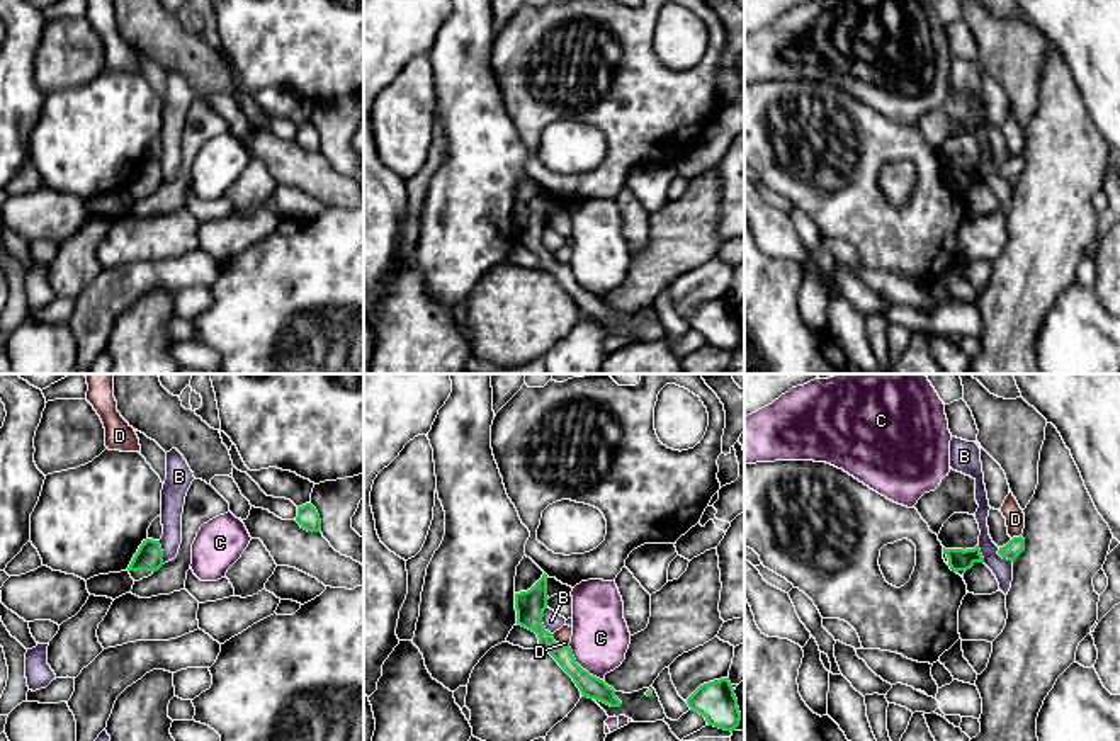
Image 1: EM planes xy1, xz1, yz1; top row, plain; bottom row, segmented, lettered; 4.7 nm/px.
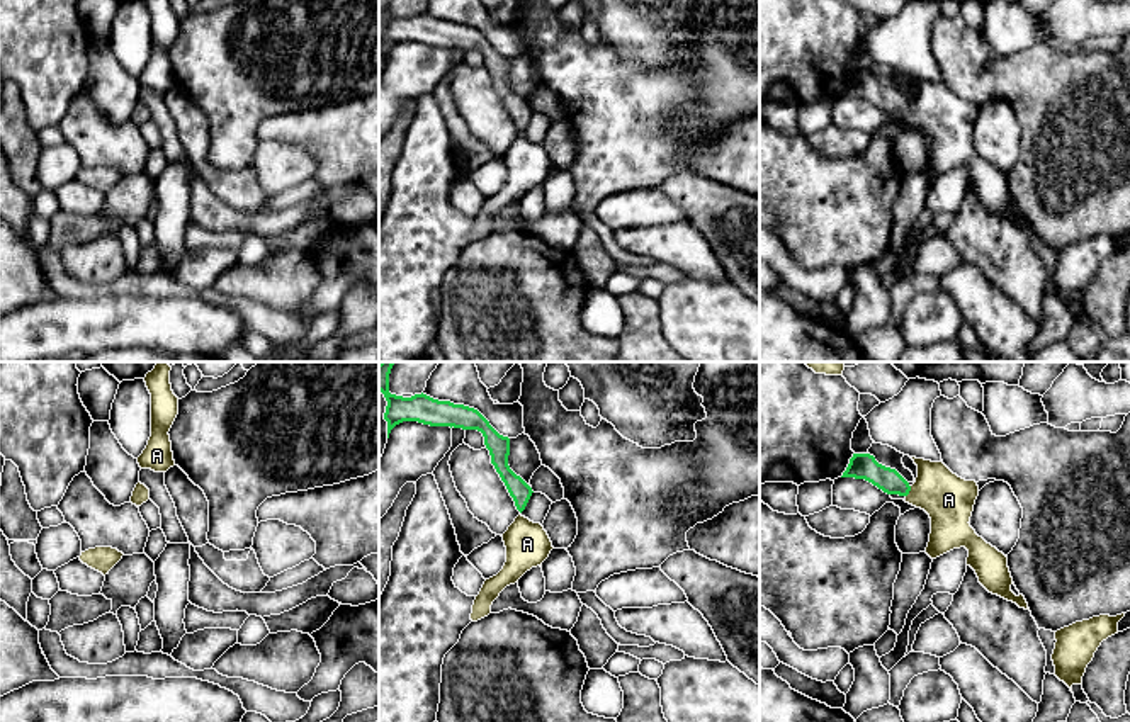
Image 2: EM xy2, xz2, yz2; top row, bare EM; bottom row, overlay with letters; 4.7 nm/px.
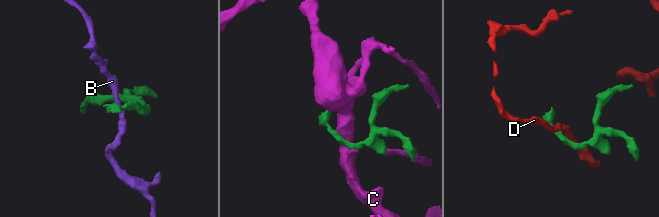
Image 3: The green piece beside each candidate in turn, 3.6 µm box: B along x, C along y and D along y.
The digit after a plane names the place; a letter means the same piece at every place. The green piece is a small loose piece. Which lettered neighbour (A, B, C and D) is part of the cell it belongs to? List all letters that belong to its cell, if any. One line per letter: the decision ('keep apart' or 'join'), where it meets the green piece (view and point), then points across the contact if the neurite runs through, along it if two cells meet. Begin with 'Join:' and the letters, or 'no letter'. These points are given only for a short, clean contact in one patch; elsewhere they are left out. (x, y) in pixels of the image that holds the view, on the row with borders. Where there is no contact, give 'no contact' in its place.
Join: A
A: join | yz2 (909, 490) | across yz2 (864, 466), (909, 490), (940, 493), (949, 500)
B: keep apart | xz1 (541, 621) | along xz1 (546, 607), (543, 626), (551, 634)
C: keep apart | xz1 (580, 667)
D: keep apart | xz1 (558, 643) | along xz1 (551, 634), (556, 641), (568, 644)

